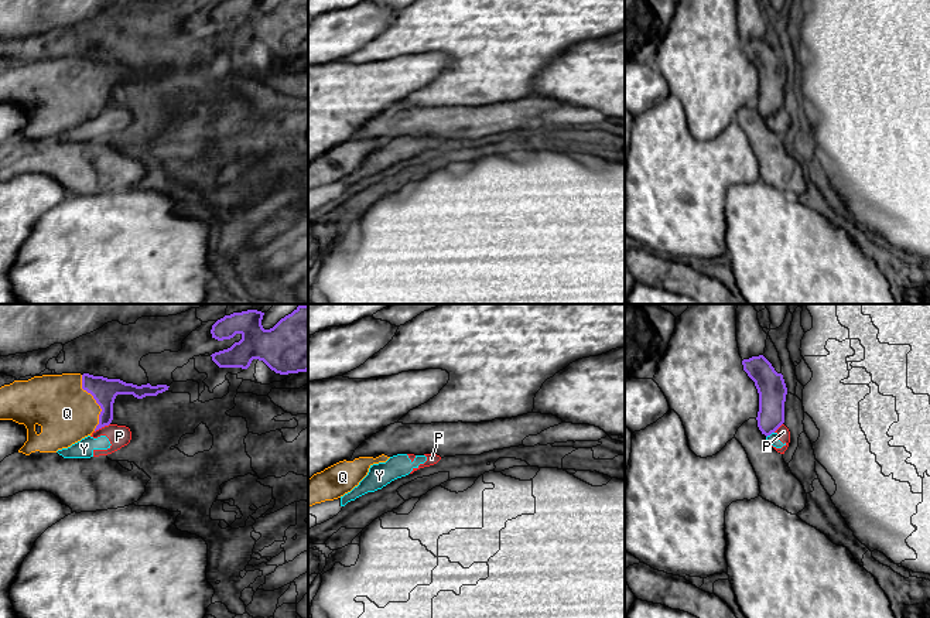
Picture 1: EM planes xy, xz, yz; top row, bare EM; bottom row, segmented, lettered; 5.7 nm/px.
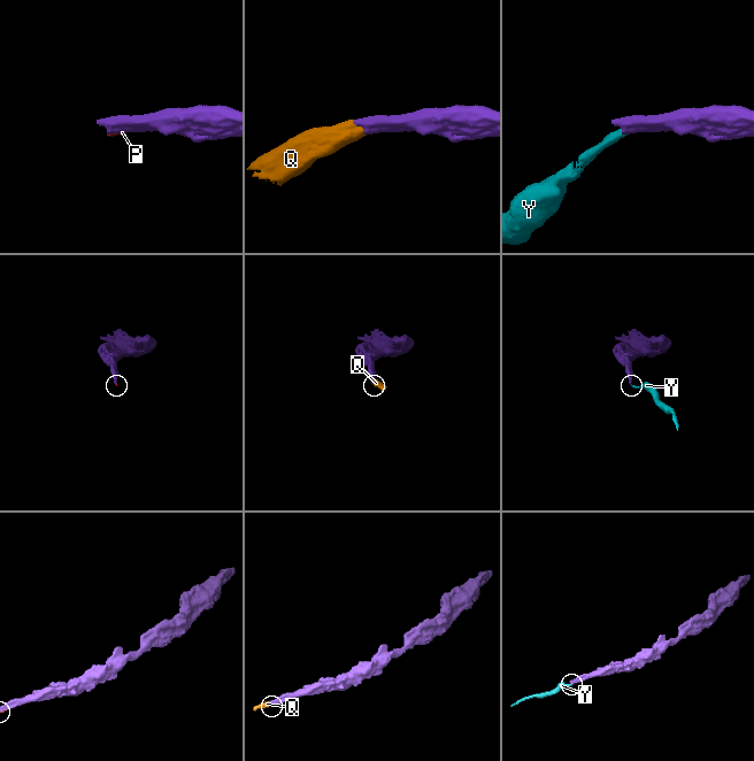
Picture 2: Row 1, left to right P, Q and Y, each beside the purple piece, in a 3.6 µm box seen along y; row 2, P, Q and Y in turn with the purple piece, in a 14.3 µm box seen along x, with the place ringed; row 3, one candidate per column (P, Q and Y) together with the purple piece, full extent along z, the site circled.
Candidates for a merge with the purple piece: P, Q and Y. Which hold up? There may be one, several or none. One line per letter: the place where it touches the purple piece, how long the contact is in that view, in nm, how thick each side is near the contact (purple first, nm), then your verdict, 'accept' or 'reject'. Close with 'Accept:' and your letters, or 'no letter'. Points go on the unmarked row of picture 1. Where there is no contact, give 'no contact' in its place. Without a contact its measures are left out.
P: xy (102, 109) | 100 nm | 140/130 nm | reject
Q: xy (96, 85) | 340 nm | 140/340 nm | accept
Y: yz (769, 118) | 60 nm | 160/60 nm | reject
Accept: Q

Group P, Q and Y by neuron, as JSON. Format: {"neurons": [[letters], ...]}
{"neurons": [["P", "Y"], ["Q"]]}

